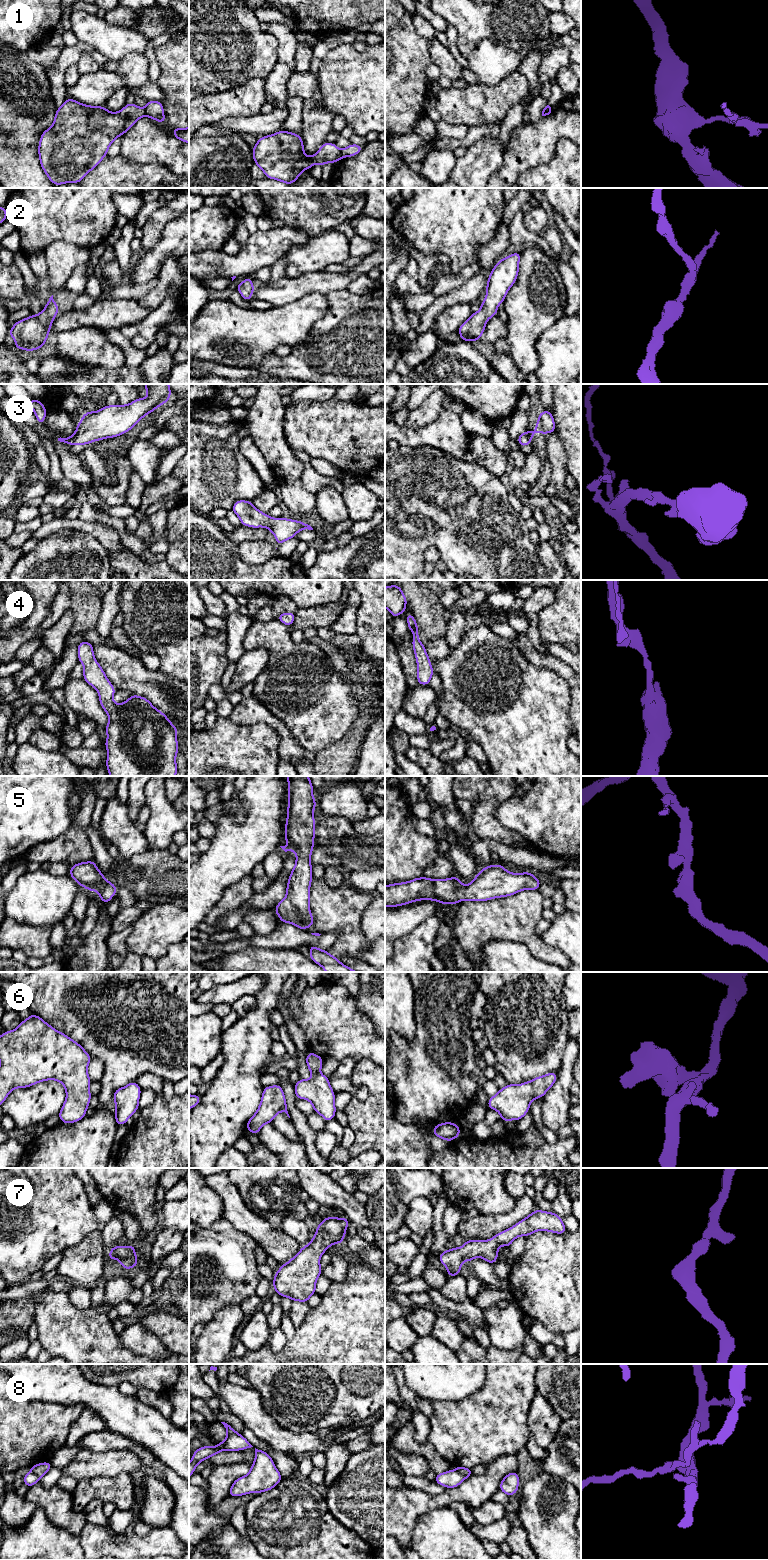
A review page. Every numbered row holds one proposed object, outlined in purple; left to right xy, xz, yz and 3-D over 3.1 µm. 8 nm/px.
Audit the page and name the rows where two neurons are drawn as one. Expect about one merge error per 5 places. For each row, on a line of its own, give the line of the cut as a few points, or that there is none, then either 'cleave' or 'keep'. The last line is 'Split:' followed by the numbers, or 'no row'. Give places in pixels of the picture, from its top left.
1: cut xz (339, 150), (342, 157); cleave
2: cut none; keep
3: cut none; keep
4: cut none; keep
5: cut none; keep
6: cut none; keep
7: cut none; keep
8: cut xz (235, 1431), (227, 1438), (224, 1449); cleave
Split: 1, 8

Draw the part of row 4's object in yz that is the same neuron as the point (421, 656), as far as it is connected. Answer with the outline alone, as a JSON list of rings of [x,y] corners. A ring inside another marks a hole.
[[[407,613],[406,616],[408,629],[413,632],[412,646],[417,661],[417,682],[421,685],[430,685],[431,677],[434,674],[430,658],[425,650],[425,645],[419,640],[419,629],[414,616],[412,613]]]

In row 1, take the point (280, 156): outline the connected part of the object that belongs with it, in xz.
[[[285,130],[259,138],[251,150],[254,163],[267,178],[287,185],[294,183],[304,170],[311,169],[314,164],[323,166],[337,163],[342,158],[336,144],[328,142],[309,157],[304,153],[301,135]]]

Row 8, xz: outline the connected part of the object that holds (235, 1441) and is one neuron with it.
[[[237,1432],[231,1434],[225,1442],[225,1450],[227,1451],[241,1451],[251,1447],[253,1446],[249,1441]]]

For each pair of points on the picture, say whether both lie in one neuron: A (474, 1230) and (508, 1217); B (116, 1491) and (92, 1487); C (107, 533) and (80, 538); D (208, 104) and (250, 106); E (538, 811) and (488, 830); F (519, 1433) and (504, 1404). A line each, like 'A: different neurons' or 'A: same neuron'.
A: same neuron
B: same neuron
C: different neurons
D: same neuron
E: different neurons
F: same neuron

